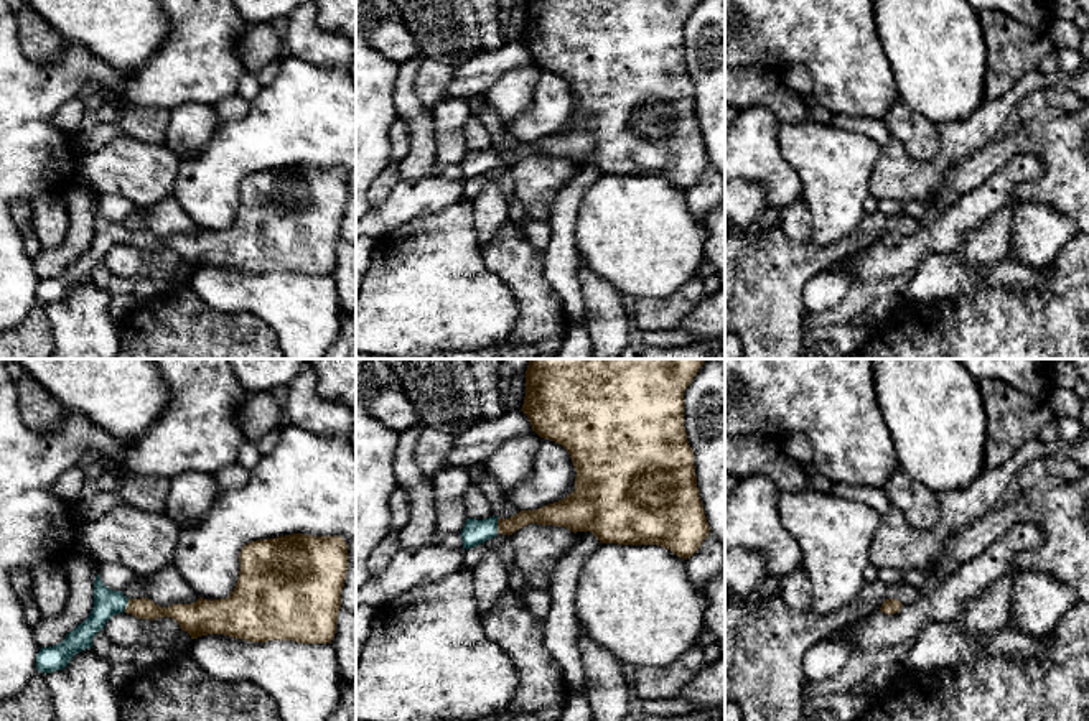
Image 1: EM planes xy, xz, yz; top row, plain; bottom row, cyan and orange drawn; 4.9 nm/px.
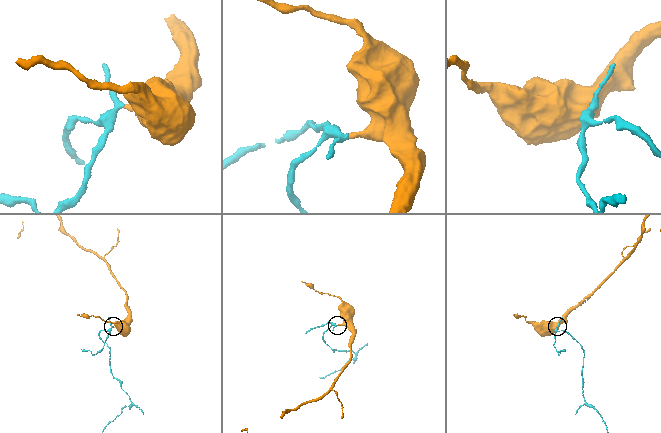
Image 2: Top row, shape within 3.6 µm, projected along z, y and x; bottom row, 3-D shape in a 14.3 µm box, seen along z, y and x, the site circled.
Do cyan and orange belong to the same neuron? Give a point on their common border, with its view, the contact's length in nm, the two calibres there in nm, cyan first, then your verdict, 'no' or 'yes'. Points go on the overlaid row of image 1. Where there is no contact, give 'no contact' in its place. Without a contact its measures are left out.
meets cyan in xz at (496, 525); contact 70 nm long; 130 nm thick on the cyan side, 100 nm on the other; yes

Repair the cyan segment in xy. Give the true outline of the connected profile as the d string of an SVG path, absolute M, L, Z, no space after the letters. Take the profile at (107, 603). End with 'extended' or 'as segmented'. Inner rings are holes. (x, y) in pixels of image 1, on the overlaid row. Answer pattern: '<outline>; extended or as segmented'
M292 533L242 547L241 571L226 599L160 607L148 598L129 599L96 576L91 616L66 639L40 649L36 670L51 673L92 647L94 635L120 612L138 619L175 619L191 639L222 634L249 642L331 644L348 573L344 538Z; extended

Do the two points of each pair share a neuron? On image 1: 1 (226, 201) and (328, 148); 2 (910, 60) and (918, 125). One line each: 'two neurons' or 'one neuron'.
1: one neuron
2: two neurons

